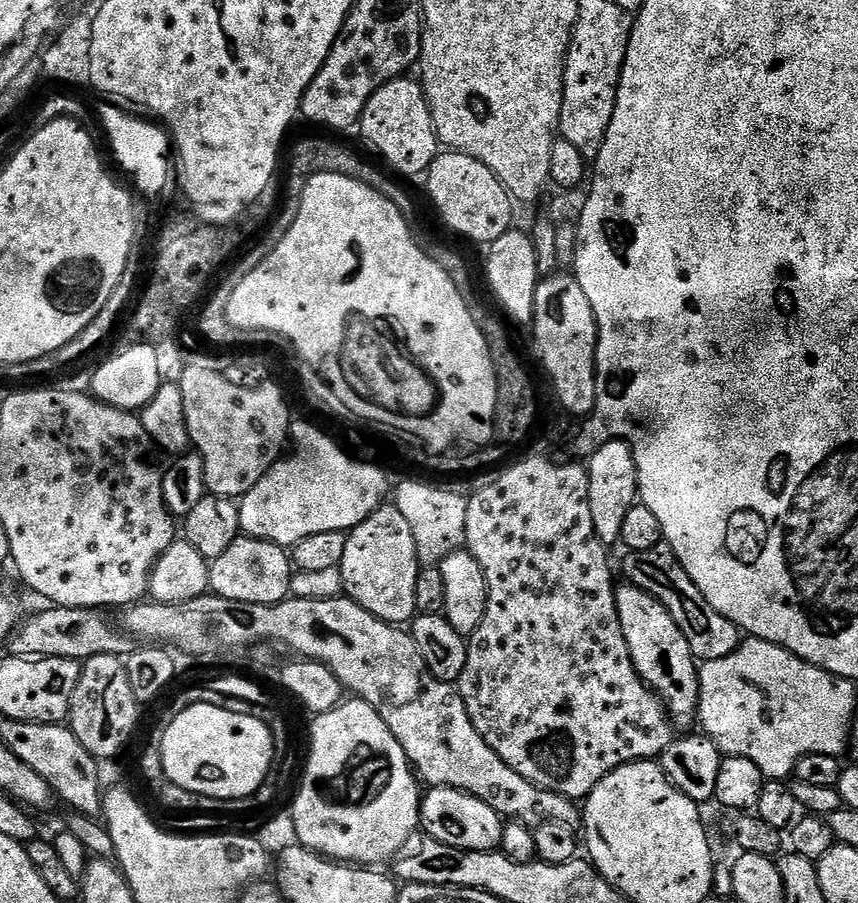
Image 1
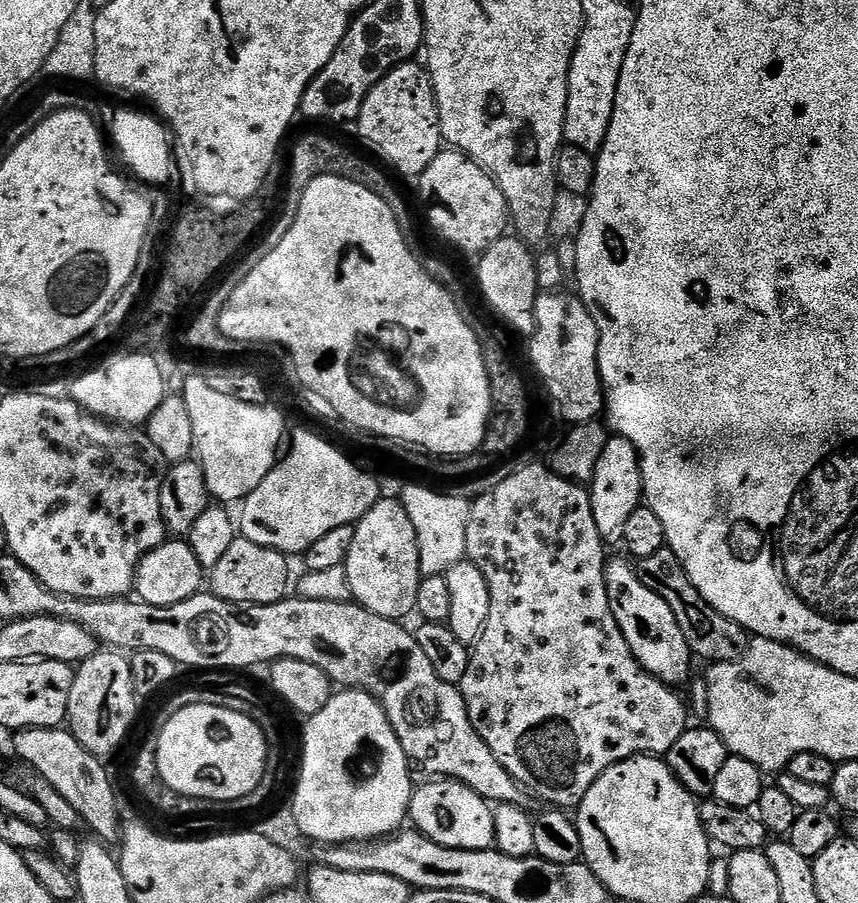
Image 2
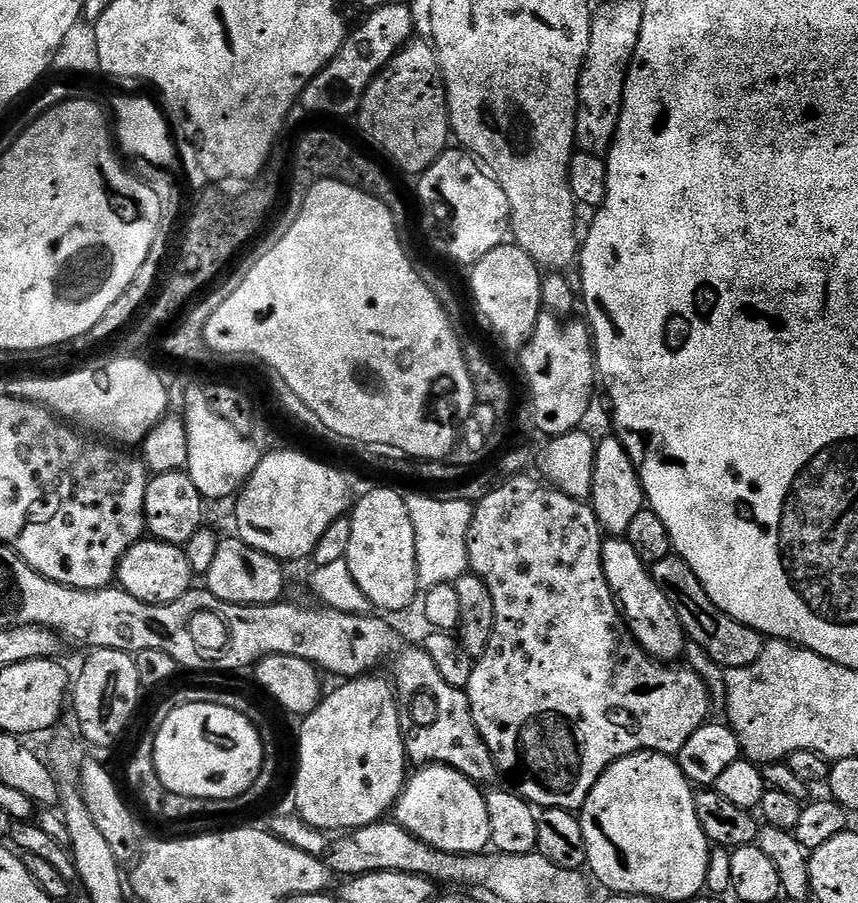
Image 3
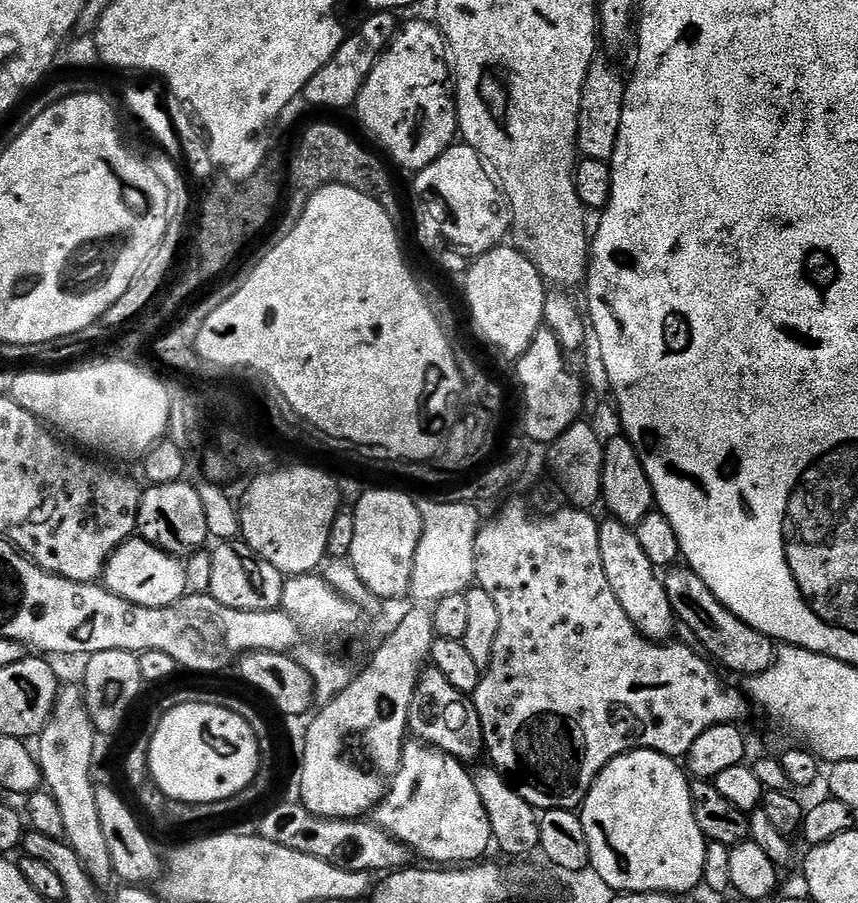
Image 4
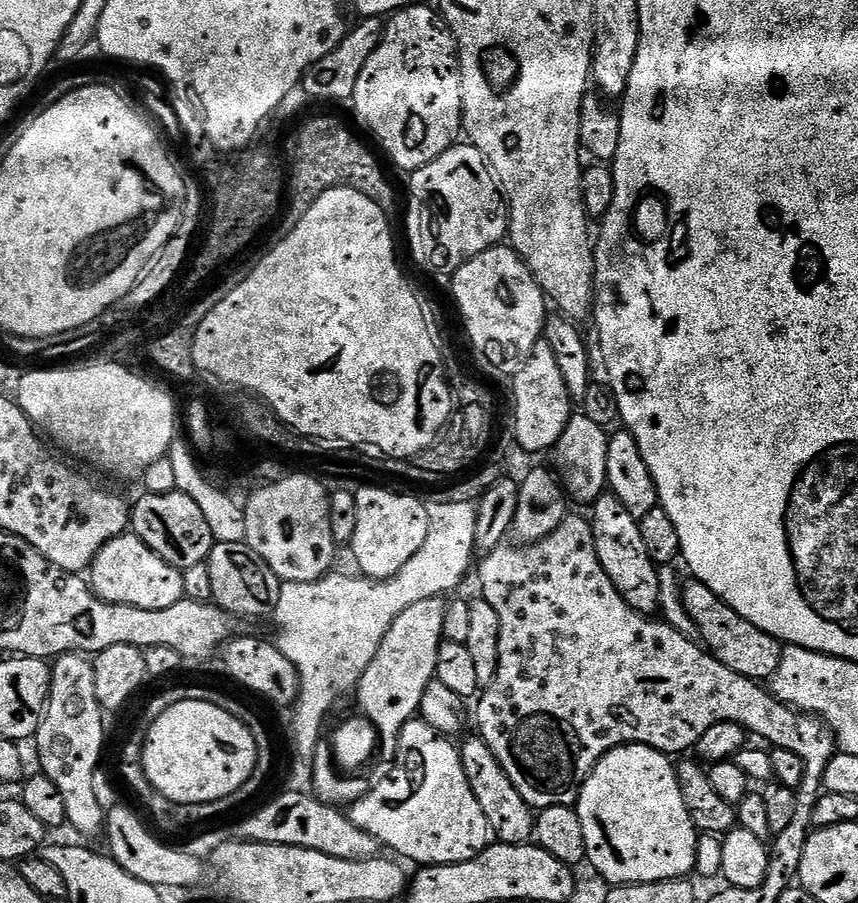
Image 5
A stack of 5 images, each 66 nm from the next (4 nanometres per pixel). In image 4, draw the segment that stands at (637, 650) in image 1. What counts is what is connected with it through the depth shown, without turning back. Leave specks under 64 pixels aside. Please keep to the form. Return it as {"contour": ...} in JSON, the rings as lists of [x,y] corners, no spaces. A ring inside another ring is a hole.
{"contour":[[[605,519],[600,525],[598,546],[602,550],[602,570],[606,574],[606,582],[610,582],[610,590],[614,590],[614,598],[622,602],[622,610],[626,610],[630,622],[634,622],[646,639],[667,641],[678,621],[672,612],[661,573],[652,565],[650,558],[646,558],[635,531],[622,522]]]}

